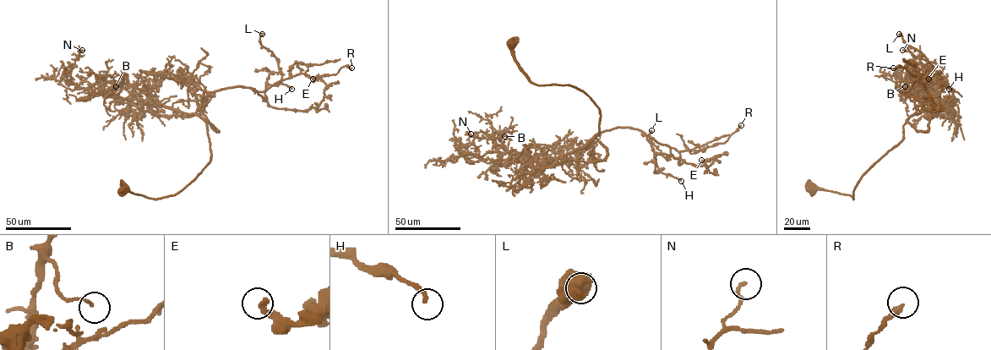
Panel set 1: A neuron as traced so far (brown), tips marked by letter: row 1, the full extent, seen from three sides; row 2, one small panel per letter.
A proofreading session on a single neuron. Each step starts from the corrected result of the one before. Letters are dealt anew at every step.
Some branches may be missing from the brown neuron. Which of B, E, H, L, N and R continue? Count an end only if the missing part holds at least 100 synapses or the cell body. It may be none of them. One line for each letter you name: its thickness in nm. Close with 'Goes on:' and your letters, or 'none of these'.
Goes on: none of these

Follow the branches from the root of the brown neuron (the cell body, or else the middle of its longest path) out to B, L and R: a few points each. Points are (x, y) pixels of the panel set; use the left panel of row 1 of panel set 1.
B: (123, 189), (175, 195), (211, 151), (199, 117), (143, 93), (119, 98), (116, 86)
L: (123, 189), (160, 199), (200, 172), (211, 151), (191, 88), (264, 91), (280, 81), (262, 34)
R: (123, 189), (174, 195), (209, 162), (195, 84), (264, 91), (300, 73), (351, 68)

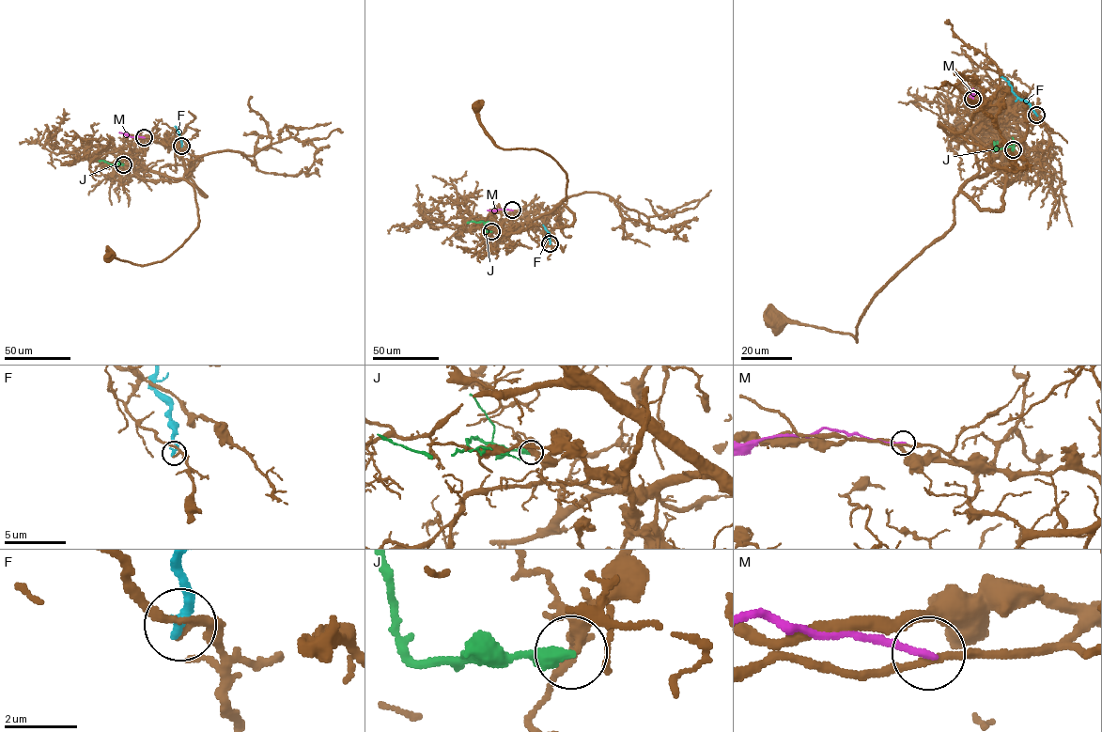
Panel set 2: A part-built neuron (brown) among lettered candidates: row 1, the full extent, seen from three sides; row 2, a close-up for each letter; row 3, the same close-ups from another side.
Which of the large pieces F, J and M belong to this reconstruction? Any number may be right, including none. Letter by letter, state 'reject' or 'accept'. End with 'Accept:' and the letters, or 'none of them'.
F: reject
J: reject
M: reject
Accept: none of them

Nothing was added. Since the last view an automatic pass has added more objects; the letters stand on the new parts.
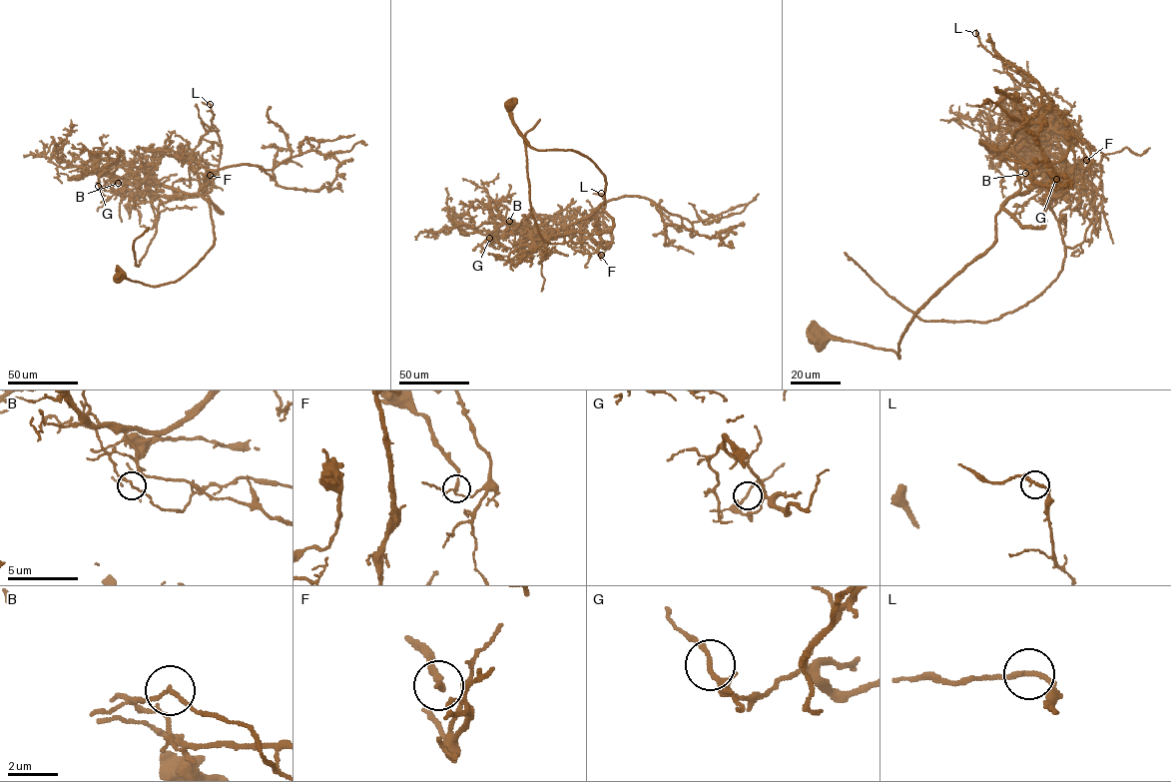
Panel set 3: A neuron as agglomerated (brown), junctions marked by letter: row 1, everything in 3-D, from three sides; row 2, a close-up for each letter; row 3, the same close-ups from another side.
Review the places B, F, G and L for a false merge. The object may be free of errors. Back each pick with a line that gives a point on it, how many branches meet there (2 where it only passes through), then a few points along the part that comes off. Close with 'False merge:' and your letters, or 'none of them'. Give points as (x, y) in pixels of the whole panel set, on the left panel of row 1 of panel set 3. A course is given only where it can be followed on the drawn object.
B: (118, 183) | 2 | (118, 182), (134, 182), (157, 210), (162, 203), (212, 190), (222, 144), (212, 127), (211, 105), (202, 102)
False merge: B

